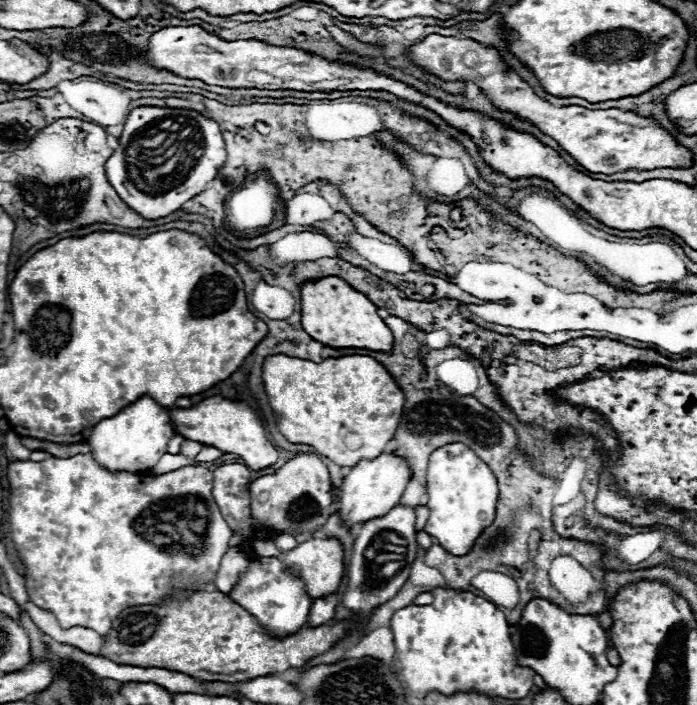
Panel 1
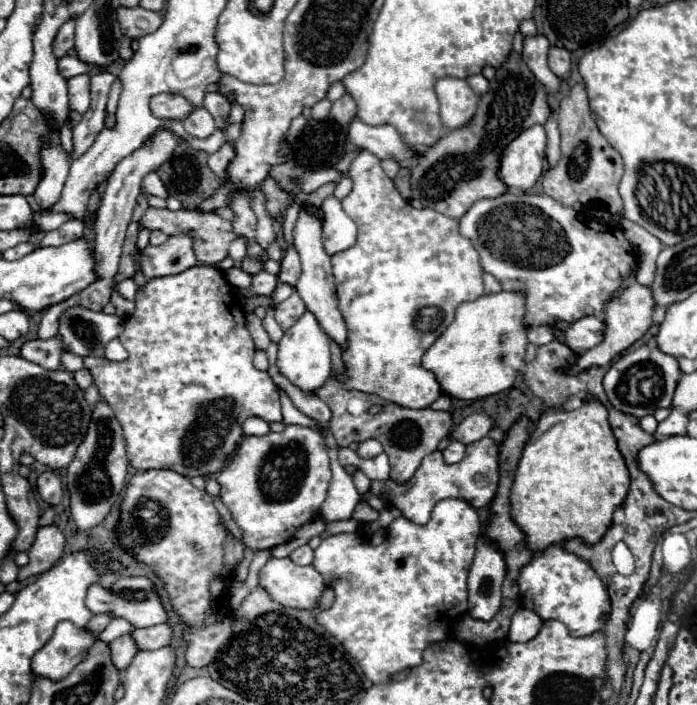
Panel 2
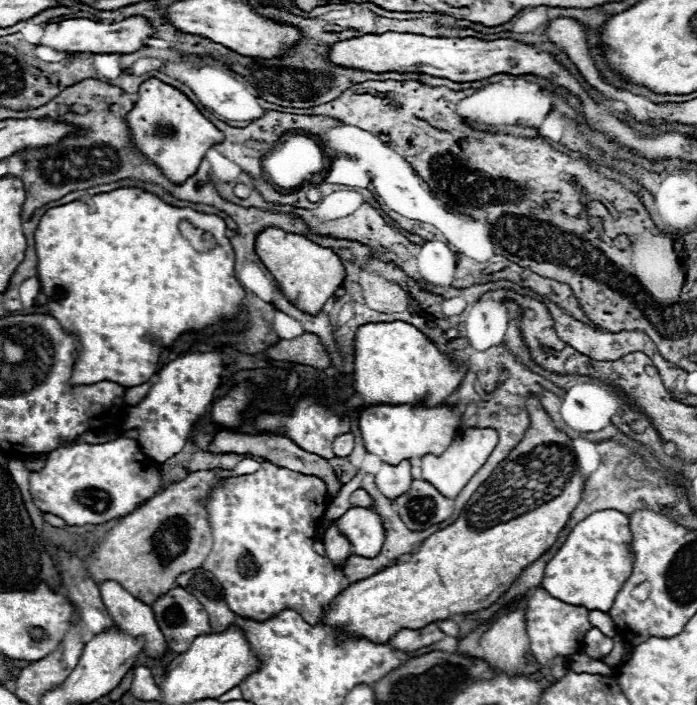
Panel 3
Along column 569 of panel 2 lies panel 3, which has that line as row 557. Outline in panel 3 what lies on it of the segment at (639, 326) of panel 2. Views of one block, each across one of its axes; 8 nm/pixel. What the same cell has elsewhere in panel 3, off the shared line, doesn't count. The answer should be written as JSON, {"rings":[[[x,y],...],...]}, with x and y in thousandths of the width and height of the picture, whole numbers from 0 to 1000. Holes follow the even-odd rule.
{"rings":[[[505,718],[485,735],[485,746],[491,757],[499,760],[508,786],[537,791],[548,780],[554,752],[545,732],[534,721]]]}

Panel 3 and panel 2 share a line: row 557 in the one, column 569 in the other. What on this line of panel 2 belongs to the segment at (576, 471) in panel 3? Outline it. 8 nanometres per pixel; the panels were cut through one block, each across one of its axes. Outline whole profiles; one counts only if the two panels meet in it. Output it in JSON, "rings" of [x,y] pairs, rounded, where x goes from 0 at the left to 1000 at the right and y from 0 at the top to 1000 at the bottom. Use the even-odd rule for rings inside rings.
{"rings":[[[841,567],[829,582],[786,582],[778,587],[766,616],[755,627],[737,684],[732,692],[732,726],[740,746],[752,755],[755,772],[763,783],[775,783],[789,772],[832,763],[838,772],[849,774],[864,766],[869,752],[878,746],[878,732],[887,718],[895,715],[904,692],[904,675],[884,635],[884,621],[878,618],[872,601],[872,584],[858,567]]]}

